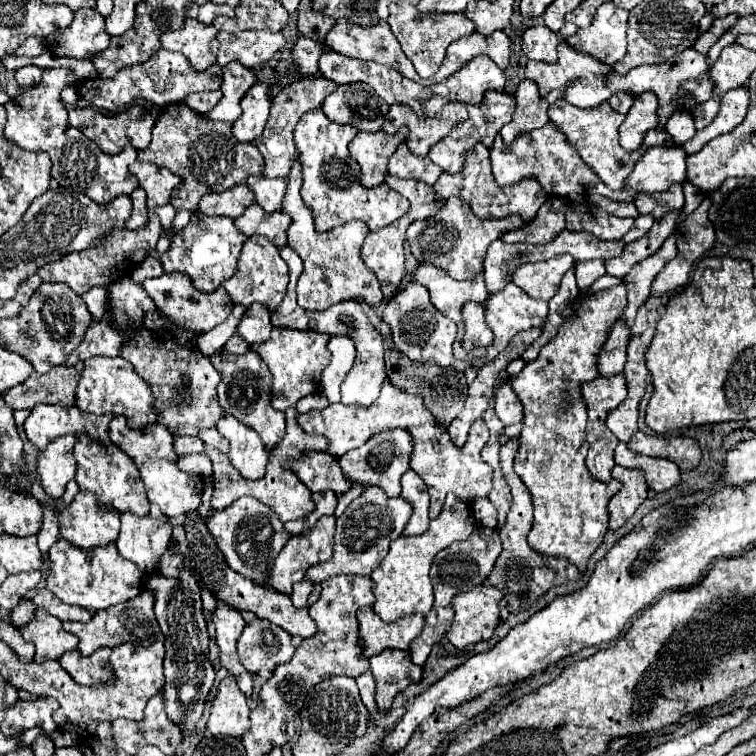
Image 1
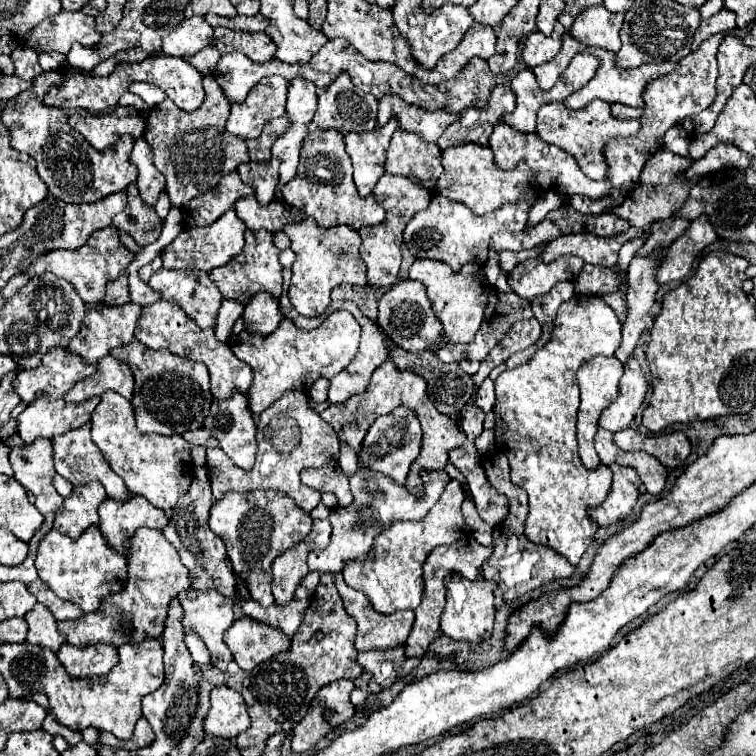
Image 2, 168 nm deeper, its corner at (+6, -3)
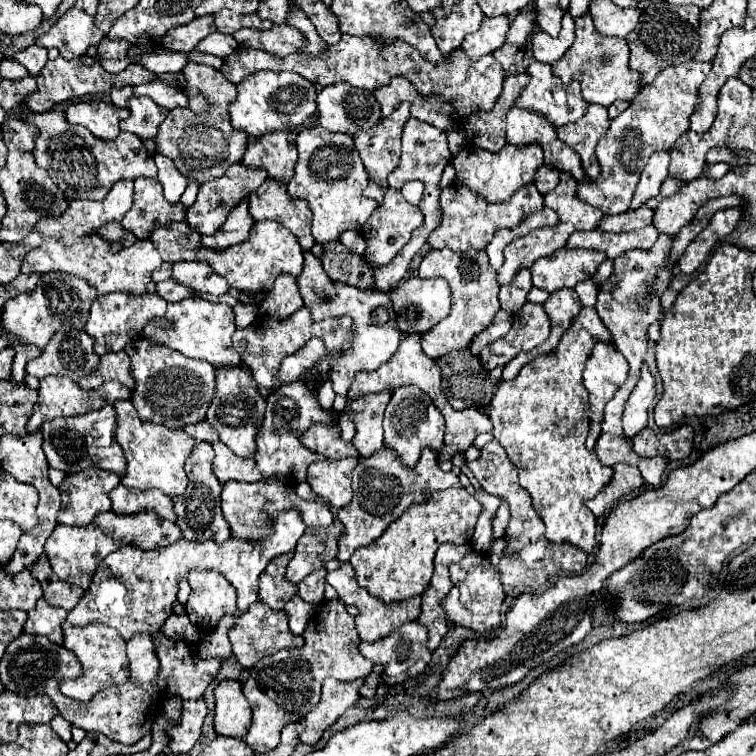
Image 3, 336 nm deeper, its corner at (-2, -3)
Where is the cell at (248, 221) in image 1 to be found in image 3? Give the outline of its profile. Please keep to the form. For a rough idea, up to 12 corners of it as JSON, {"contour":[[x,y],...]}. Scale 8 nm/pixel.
{"contour":[[266,179],[250,197],[254,221],[280,221],[310,251],[312,211]]}

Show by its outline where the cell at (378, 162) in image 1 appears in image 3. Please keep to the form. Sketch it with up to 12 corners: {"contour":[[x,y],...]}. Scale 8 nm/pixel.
{"contour":[[410,103],[354,135],[370,183],[364,195],[382,203],[388,175],[400,163]]}

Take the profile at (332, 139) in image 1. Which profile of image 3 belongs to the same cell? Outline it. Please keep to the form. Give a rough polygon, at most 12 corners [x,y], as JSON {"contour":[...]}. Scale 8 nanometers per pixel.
{"contour":[[298,133],[288,181],[316,243],[360,231],[376,209],[352,135]]}

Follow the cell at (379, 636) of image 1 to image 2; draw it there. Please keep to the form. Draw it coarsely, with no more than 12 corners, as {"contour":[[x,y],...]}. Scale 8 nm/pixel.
{"contour":[[334,575],[350,617],[356,651],[402,647],[414,611],[380,615],[368,597]]}

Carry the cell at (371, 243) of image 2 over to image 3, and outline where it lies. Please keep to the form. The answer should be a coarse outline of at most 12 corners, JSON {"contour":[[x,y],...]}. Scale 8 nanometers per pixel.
{"contour":[[388,189],[362,235],[366,259],[386,265],[424,221],[420,207]]}

